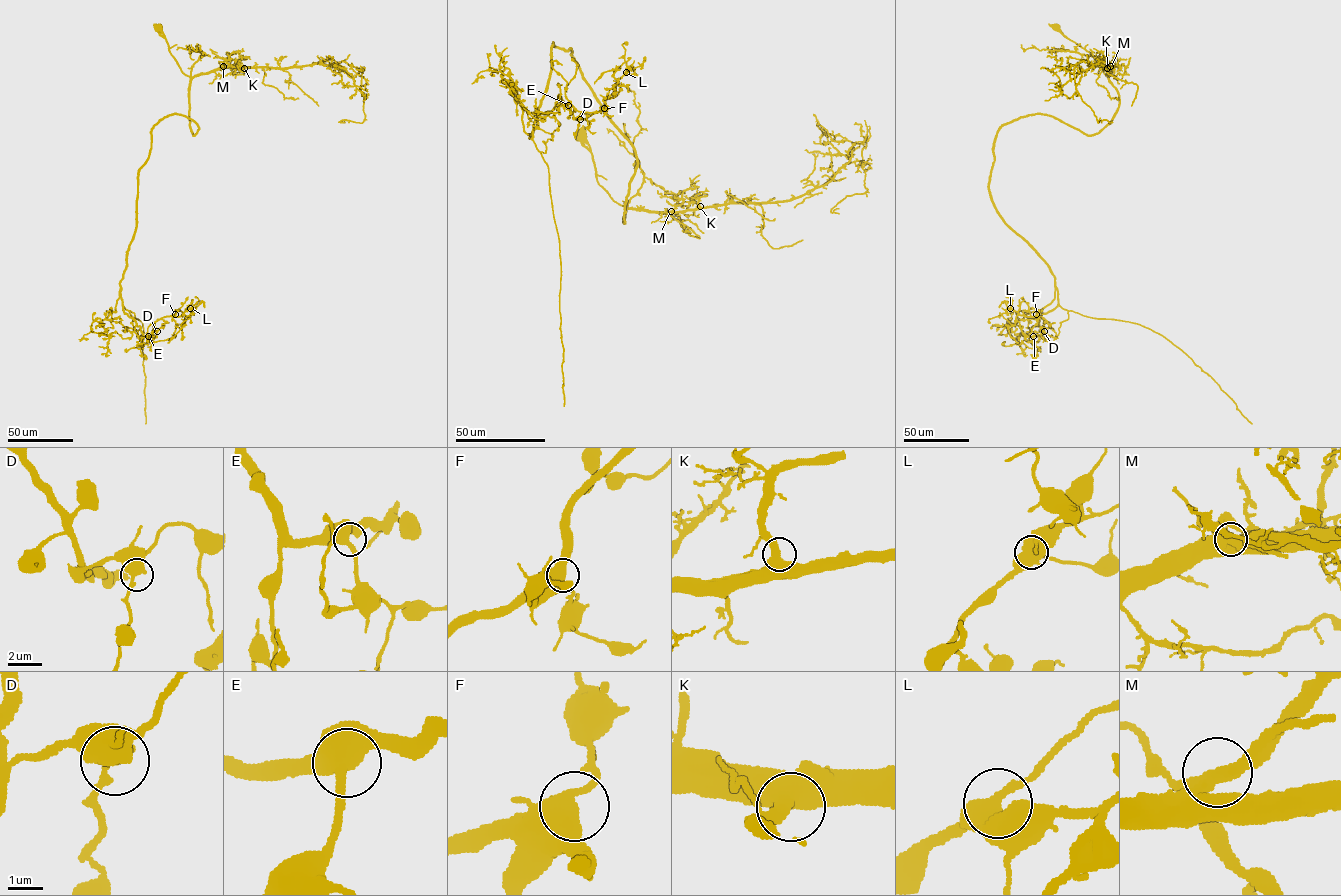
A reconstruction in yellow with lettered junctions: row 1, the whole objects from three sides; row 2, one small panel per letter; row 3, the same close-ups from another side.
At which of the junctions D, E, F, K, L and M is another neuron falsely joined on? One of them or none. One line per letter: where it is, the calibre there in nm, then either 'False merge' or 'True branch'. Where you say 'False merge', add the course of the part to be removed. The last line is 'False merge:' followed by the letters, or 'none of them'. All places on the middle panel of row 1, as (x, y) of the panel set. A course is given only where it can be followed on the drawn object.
D: Place: (580, 119). Thickness 480 nm. True branch
E: Place: (568, 105). Thickness 500 nm. True branch
F: Place: (604, 108). Thickness 550 nm. True branch
K: Place: (700, 206). Thickness 480 nm. True branch
L: Place: (626, 72). Thickness 550 nm. True branch
M: Place: (671, 211). Thickness 480 nm. False merge. Course of the part to remove: (671, 211), (675, 218), (689, 220), (704, 233)
False merge: M

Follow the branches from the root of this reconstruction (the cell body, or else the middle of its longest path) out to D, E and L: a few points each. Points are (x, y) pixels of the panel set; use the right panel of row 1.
D: (1055, 27), (1119, 106), (1093, 134), (1035, 114), (996, 136), (991, 200), (1054, 276), (1027, 334), (1044, 331)
E: (1055, 27), (1091, 54), (1119, 106), (1093, 134), (1035, 114), (996, 136), (990, 198), (1057, 292), (1033, 336)
L: (1055, 27), (1119, 106), (1093, 134), (1039, 114), (998, 130), (990, 198), (1057, 292), (1038, 335), (1010, 308)

